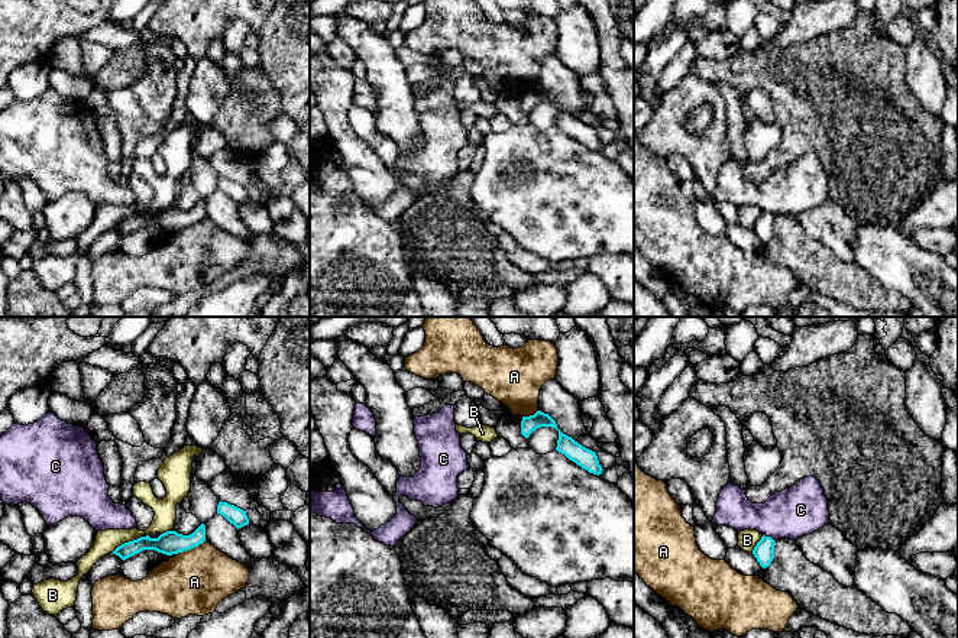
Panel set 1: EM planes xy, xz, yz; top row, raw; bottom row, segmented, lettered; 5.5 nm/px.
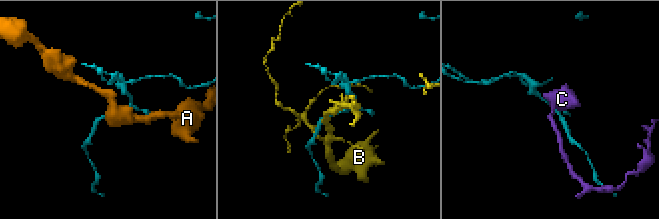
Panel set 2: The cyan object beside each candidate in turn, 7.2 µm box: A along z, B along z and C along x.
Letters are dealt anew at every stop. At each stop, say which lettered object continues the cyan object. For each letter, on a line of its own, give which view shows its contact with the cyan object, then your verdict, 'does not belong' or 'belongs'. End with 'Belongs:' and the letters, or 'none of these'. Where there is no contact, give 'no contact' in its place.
A: xy | does not belong
B: xy | does not belong
C: yz | does not belong
Belongs: none of these

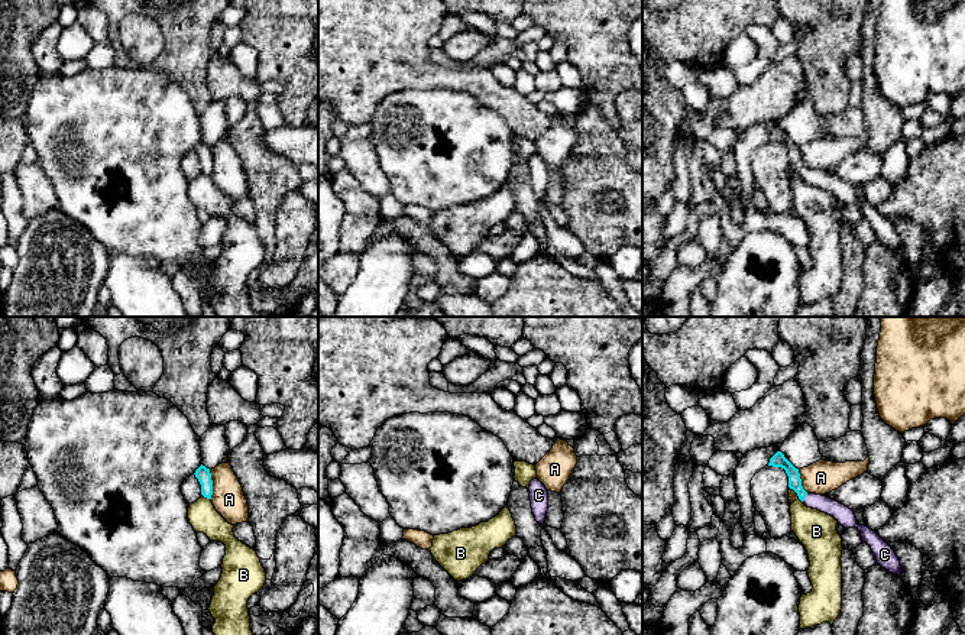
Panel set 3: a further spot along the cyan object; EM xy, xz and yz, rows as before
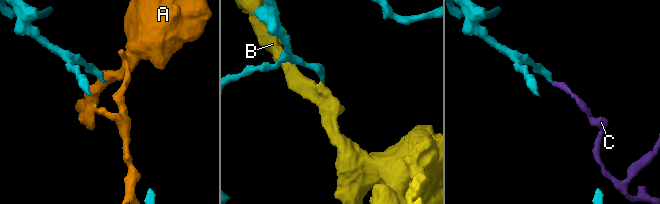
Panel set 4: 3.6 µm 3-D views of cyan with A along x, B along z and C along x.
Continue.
A: xy | does not belong
B: xy | does not belong
C: yz | belongs
Belongs: C

